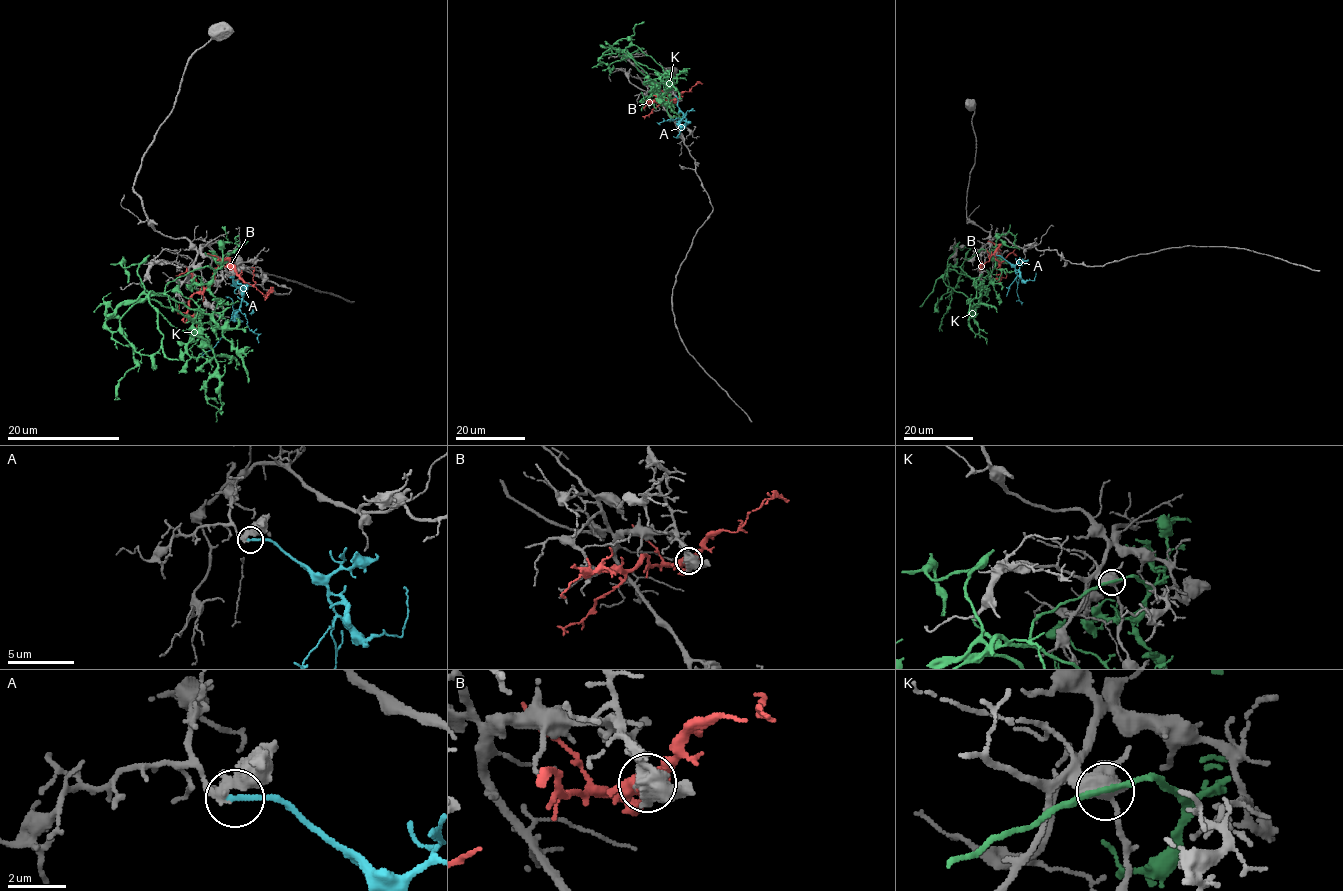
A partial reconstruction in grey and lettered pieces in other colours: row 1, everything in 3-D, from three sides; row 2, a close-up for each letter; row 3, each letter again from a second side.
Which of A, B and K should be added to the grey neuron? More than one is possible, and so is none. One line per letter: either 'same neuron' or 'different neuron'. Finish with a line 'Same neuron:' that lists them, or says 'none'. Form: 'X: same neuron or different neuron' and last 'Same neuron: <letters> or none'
A: same neuron
B: different neuron
K: different neuron
Same neuron: A

